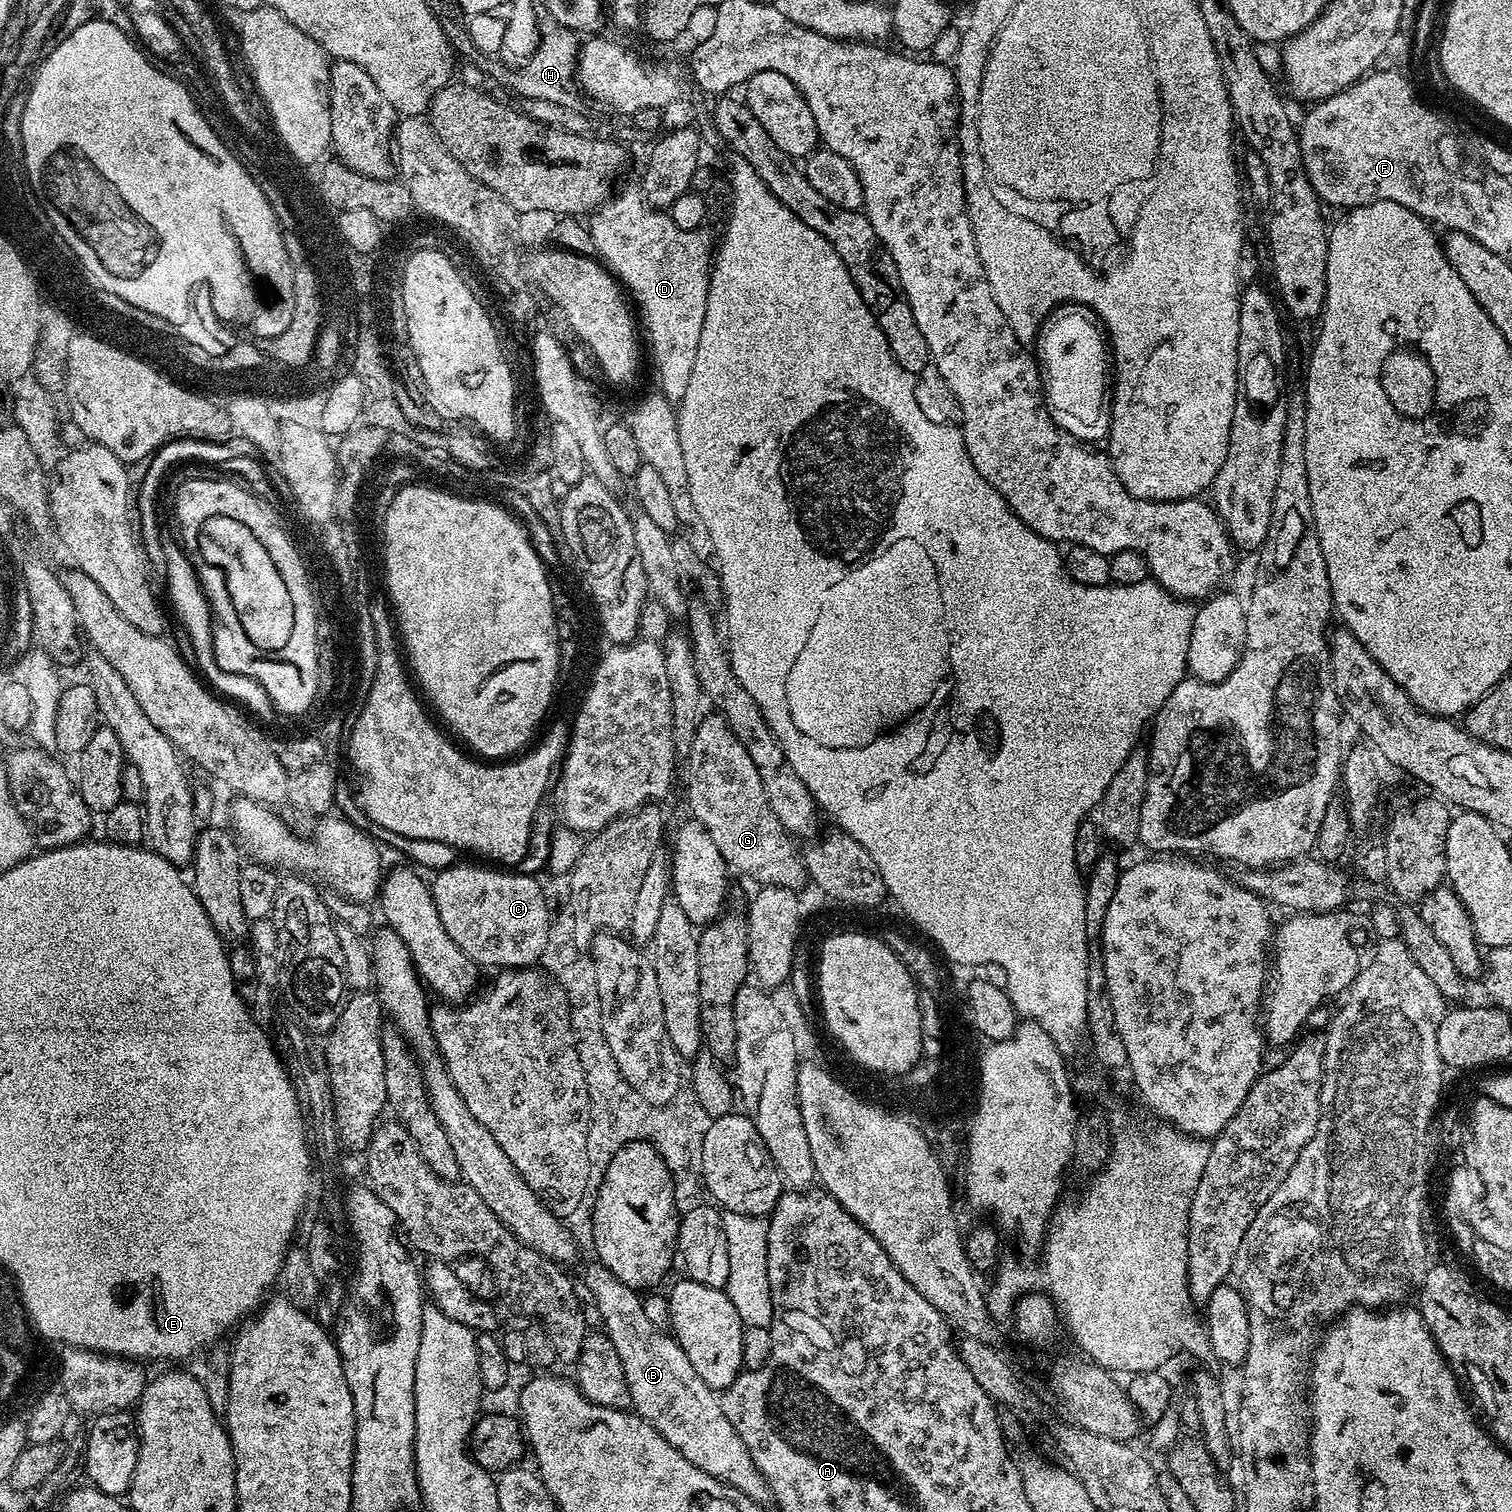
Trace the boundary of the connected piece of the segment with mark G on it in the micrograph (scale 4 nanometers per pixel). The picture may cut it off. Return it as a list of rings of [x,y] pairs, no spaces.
[[[719,714],[705,715],[697,733],[694,734],[694,742],[686,761],[688,768],[688,808],[691,819],[702,822],[706,826],[706,834],[714,838],[714,846],[718,846],[718,854],[727,862],[729,869],[741,872],[756,884],[772,885],[774,887],[786,887],[800,890],[808,880],[808,872],[804,868],[804,857],[794,845],[793,837],[778,822],[774,810],[770,810],[770,802],[766,802],[766,790],[762,790],[762,778],[758,778],[758,769],[754,767],[754,761],[750,754],[746,754],[746,746],[738,742],[734,730],[724,717]]]

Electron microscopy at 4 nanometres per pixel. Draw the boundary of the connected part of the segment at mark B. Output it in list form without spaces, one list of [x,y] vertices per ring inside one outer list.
[[[589,1258],[585,1262],[584,1269],[580,1272],[580,1280],[596,1303],[596,1312],[604,1323],[603,1335],[607,1336],[614,1350],[618,1350],[618,1358],[626,1374],[626,1386],[630,1390],[631,1407],[636,1415],[650,1422],[650,1426],[654,1426],[654,1430],[658,1430],[658,1434],[662,1434],[662,1438],[666,1438],[666,1442],[670,1442],[670,1446],[674,1446],[674,1450],[678,1450],[678,1454],[682,1454],[686,1462],[698,1466],[698,1470],[710,1474],[710,1478],[718,1478],[723,1484],[734,1486],[755,1504],[767,1505],[772,1500],[772,1491],[769,1490],[768,1483],[764,1481],[760,1471],[754,1466],[754,1460],[750,1458],[750,1450],[746,1450],[746,1442],[738,1438],[738,1430],[734,1430],[726,1414],[722,1414],[719,1395],[710,1386],[706,1386],[702,1378],[698,1378],[698,1370],[690,1366],[690,1358],[686,1358],[675,1336],[669,1334],[663,1327],[656,1326],[647,1317],[647,1312],[643,1309],[644,1301],[641,1293],[637,1289],[626,1286],[626,1282],[618,1282],[618,1278],[610,1274],[606,1265],[595,1258]]]

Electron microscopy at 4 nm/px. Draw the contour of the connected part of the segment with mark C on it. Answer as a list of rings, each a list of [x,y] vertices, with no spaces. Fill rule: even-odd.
[[[457,862],[450,868],[435,873],[430,887],[438,918],[446,926],[446,934],[458,942],[458,946],[477,966],[491,970],[531,968],[550,948],[548,935],[552,932],[552,916],[548,913],[548,900],[540,884],[532,876],[515,876],[512,870],[497,870],[492,866],[479,868],[476,864]]]

